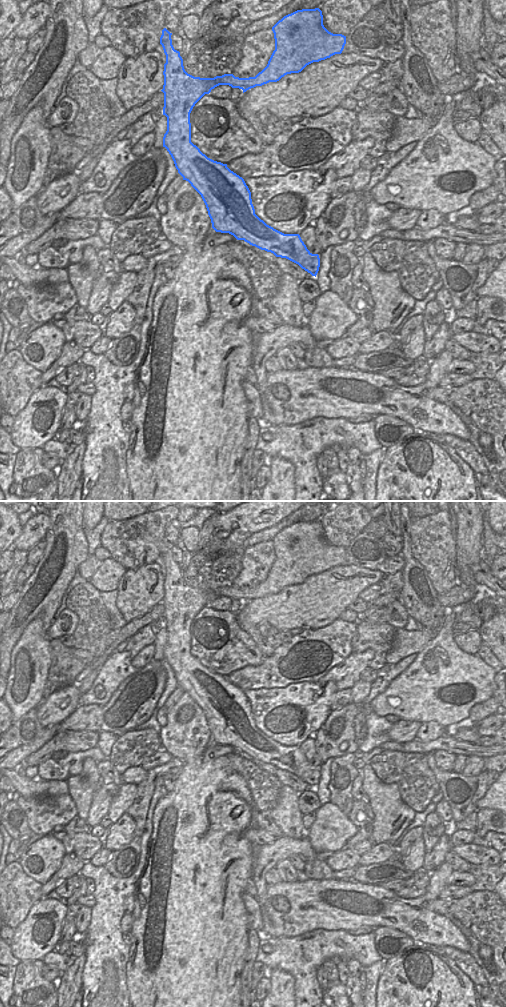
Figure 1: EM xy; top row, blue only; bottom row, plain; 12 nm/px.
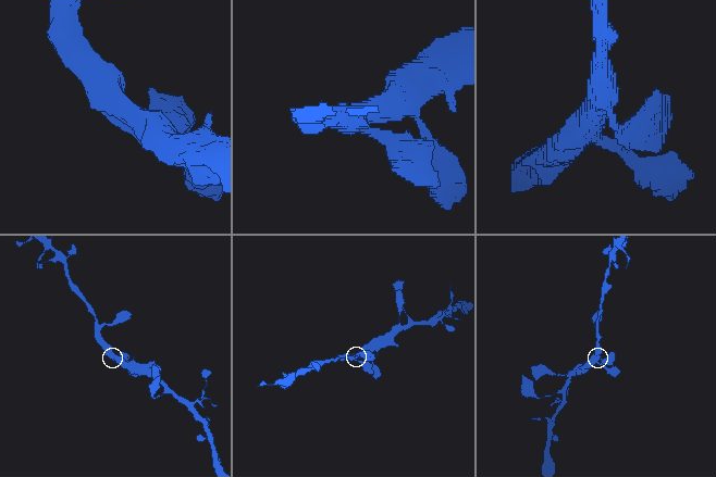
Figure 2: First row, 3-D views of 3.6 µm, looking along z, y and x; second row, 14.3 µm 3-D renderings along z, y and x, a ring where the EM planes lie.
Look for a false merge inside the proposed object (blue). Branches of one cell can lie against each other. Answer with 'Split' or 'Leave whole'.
Leave whole.

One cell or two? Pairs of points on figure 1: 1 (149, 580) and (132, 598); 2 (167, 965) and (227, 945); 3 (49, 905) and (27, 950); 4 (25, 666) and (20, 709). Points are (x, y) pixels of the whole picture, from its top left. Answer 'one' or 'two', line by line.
1: one
2: one
3: one
4: one

